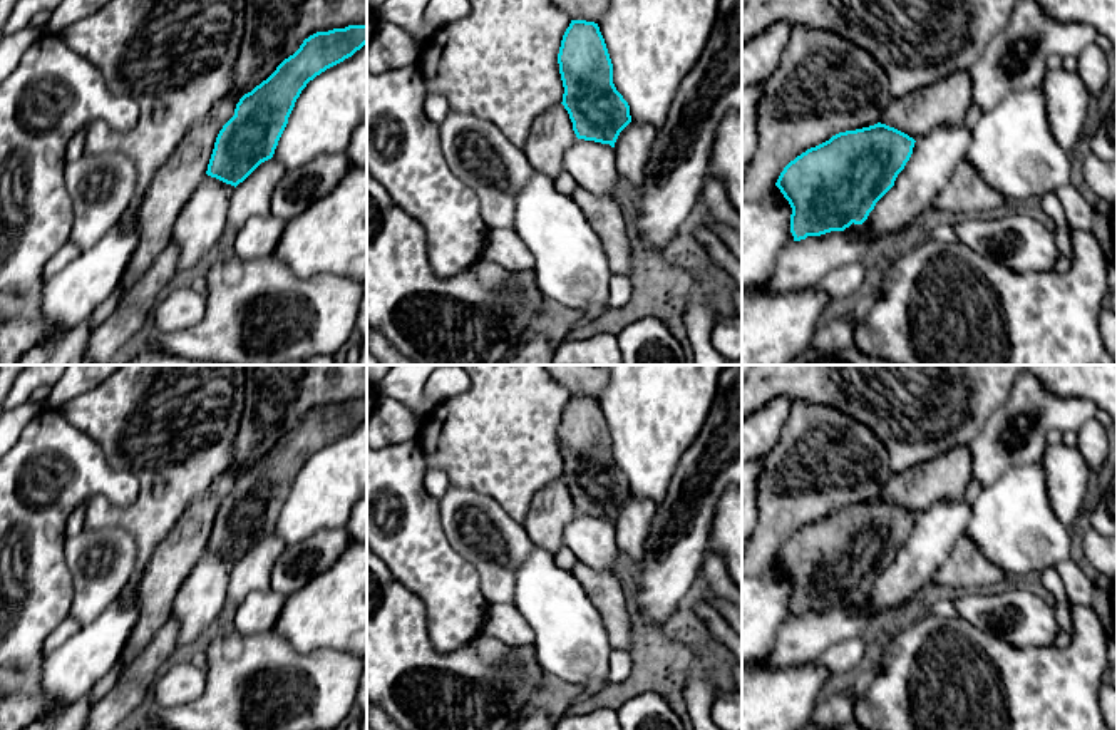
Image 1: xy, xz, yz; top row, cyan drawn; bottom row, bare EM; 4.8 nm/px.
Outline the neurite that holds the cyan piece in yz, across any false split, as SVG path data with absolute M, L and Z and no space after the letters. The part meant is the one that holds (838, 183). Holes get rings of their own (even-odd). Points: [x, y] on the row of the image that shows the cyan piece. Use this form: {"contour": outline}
{"contour": "M878 122L839 132L790 161L775 186L792 208L794 241L862 224L894 186L914 142Z"}

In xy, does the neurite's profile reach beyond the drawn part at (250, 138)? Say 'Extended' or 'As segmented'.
As segmented

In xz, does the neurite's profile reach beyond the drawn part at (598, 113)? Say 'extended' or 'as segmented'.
as segmented

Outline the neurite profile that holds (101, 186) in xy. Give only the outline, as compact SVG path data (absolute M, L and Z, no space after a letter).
M117 151L82 154L65 166L64 179L74 204L69 241L84 251L119 223L134 198L137 171L132 159Z

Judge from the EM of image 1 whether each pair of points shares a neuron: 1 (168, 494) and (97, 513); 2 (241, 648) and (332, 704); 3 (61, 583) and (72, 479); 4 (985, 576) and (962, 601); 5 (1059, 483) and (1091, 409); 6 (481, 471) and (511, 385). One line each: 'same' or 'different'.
1: same
2: same
3: same
4: different
5: different
6: same

